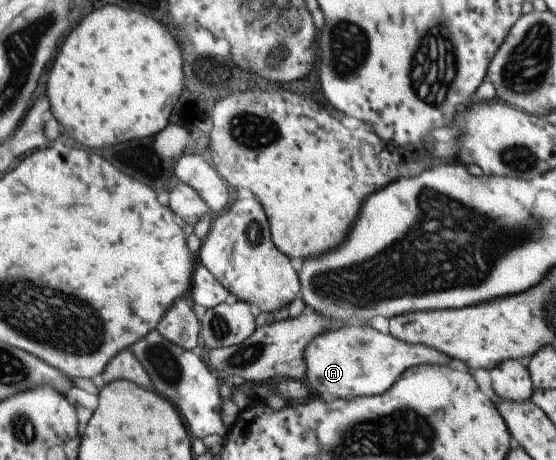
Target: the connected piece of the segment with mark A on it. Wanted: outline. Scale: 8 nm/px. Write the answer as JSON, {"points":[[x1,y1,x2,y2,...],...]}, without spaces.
{"points":[[343,325,334,331,326,330,306,346,305,380,316,396,342,399,379,396,390,390,406,370,423,365,444,364,449,360,450,356,436,348,406,343,390,333,384,335,369,325]]}

